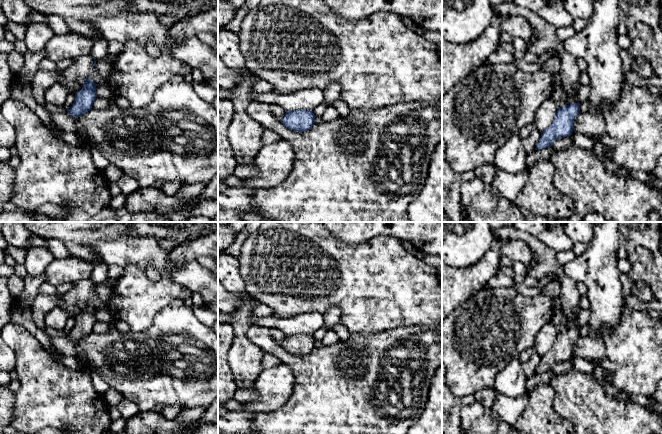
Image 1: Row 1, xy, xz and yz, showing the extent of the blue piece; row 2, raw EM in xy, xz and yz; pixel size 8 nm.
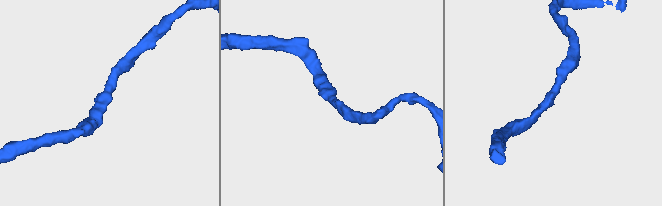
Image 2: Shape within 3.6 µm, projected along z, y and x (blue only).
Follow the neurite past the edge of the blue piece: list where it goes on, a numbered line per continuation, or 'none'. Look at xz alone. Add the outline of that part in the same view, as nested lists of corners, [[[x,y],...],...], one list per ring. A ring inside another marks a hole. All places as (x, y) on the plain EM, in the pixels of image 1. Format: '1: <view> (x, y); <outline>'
none

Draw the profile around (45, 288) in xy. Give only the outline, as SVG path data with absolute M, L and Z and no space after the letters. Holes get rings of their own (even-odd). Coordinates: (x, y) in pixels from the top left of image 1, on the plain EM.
M45 281L39 287L39 294L54 295L54 294L57 294L57 289L55 286Z

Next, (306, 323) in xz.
M317 312L302 313L288 318L258 317L255 325L281 330L286 335L313 335L324 325L323 315Z

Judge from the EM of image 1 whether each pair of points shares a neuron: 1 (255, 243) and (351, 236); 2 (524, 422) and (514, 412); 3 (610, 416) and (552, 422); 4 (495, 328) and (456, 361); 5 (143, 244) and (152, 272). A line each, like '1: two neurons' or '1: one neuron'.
1: two neurons
2: two neurons
3: two neurons
4: one neuron
5: two neurons

